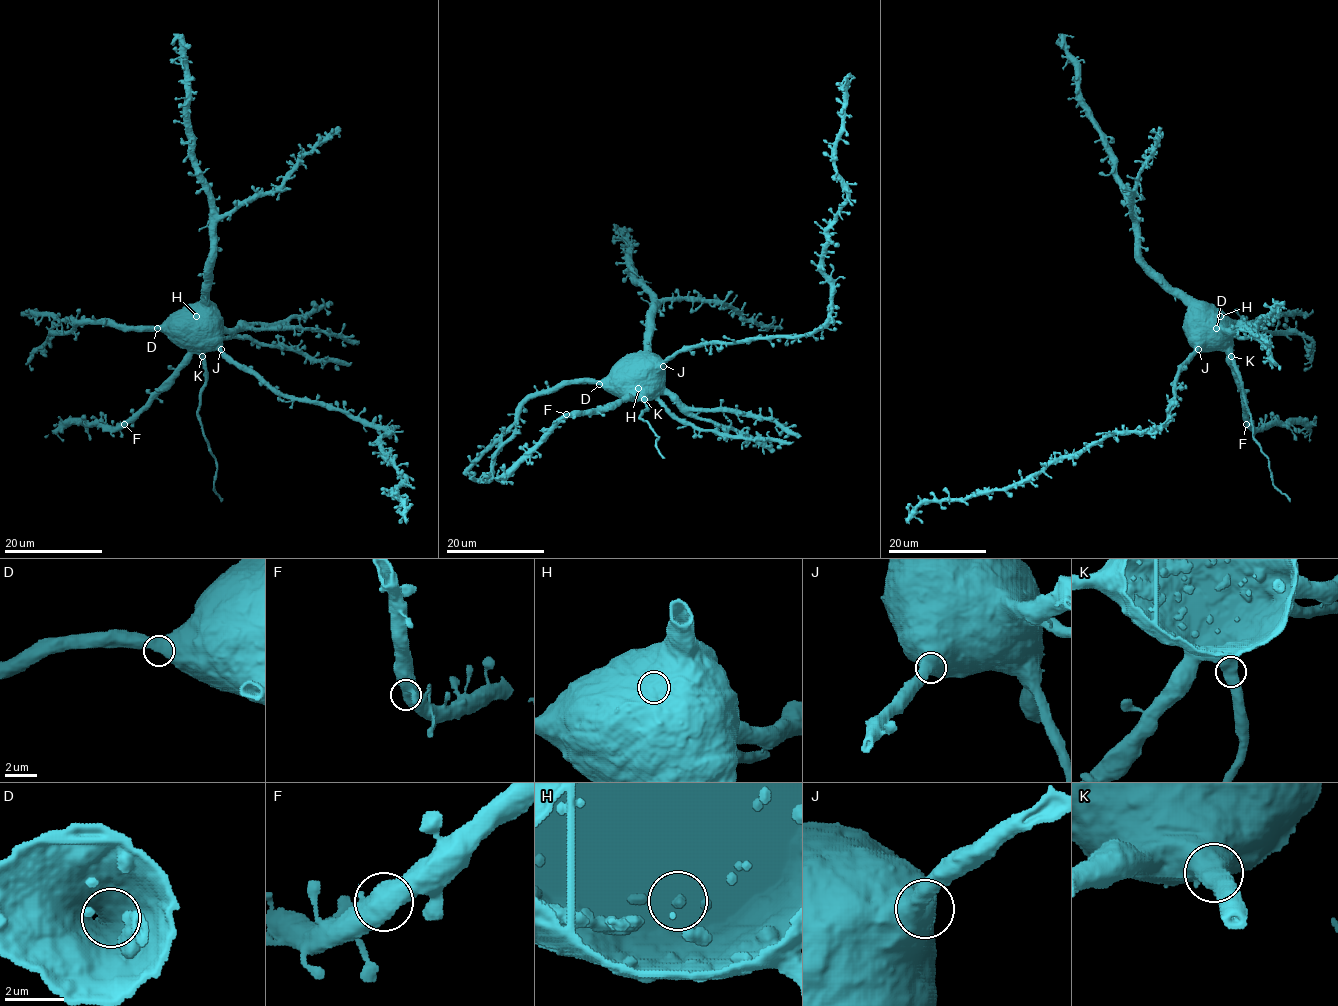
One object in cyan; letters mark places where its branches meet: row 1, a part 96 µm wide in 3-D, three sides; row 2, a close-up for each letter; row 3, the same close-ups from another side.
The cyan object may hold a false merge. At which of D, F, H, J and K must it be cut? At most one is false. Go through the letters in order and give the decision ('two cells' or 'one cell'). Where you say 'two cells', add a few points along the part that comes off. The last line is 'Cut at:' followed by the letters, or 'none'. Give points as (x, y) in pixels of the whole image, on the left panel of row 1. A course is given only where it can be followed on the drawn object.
D: one cell
F: one cell
H: one cell
J: one cell
K: two cells; foreign part runs (202, 356), (205, 382), (198, 411), (202, 435), (216, 459), (214, 491), (222, 501)
Cut at: K

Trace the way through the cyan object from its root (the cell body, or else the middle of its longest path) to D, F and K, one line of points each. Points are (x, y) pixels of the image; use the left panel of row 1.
D: (198, 328), (157, 328)
F: (198, 328), (191, 338), (189, 360), (124, 424)
K: (198, 328), (195, 349), (202, 356)

